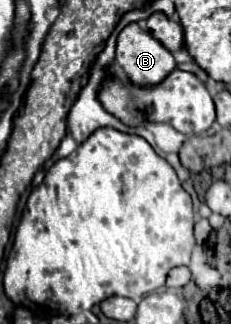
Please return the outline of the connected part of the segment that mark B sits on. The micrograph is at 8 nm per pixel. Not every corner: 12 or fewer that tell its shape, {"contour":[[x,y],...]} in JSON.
{"contour":[[139,24],[117,36],[115,62],[133,84],[159,84],[173,54]]}

